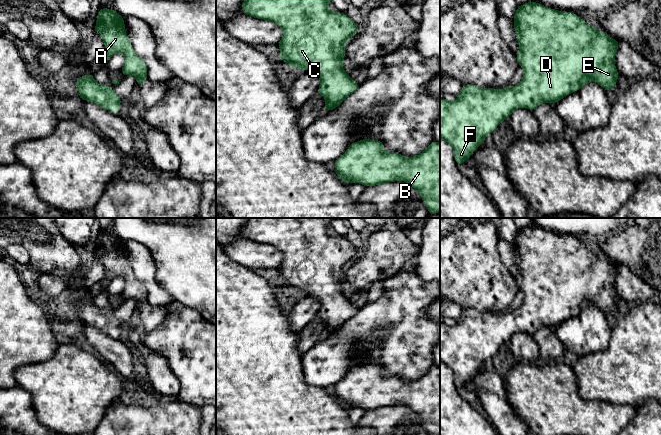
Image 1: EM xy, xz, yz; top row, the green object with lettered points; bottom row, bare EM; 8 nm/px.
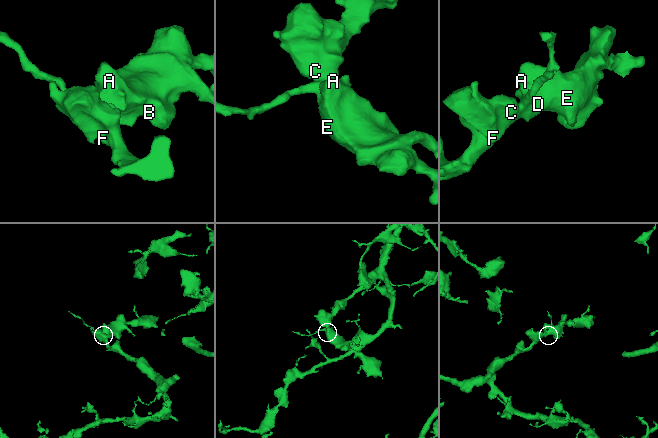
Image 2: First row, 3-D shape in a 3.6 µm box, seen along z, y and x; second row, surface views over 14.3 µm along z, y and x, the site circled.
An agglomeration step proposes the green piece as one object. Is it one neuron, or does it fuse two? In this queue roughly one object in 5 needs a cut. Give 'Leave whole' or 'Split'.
Leave whole

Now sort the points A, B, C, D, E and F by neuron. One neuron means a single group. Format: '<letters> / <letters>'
A B C D E F

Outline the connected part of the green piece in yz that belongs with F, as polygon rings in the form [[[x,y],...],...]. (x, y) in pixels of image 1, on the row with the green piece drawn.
[[[529,1],[518,6],[513,23],[519,43],[516,59],[524,71],[521,82],[515,87],[508,86],[499,90],[466,84],[462,85],[455,101],[440,98],[440,138],[452,146],[458,166],[471,158],[472,153],[484,143],[486,136],[492,134],[498,125],[510,117],[517,108],[534,111],[542,103],[555,104],[567,95],[580,90],[588,82],[596,82],[606,91],[613,90],[617,84],[617,78],[621,76],[615,68],[615,56],[620,41],[602,33],[594,26],[589,26],[574,12],[562,12]]]

